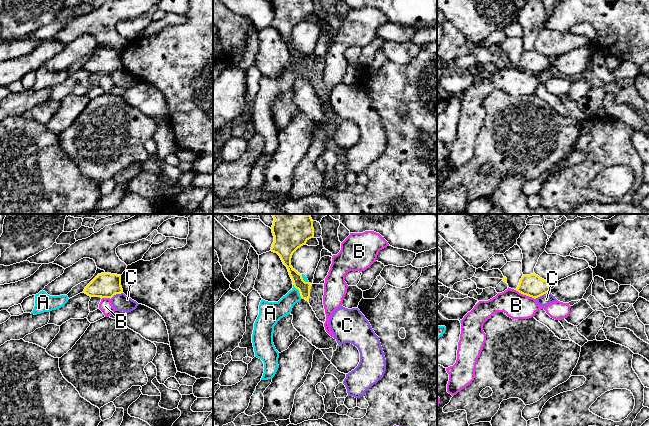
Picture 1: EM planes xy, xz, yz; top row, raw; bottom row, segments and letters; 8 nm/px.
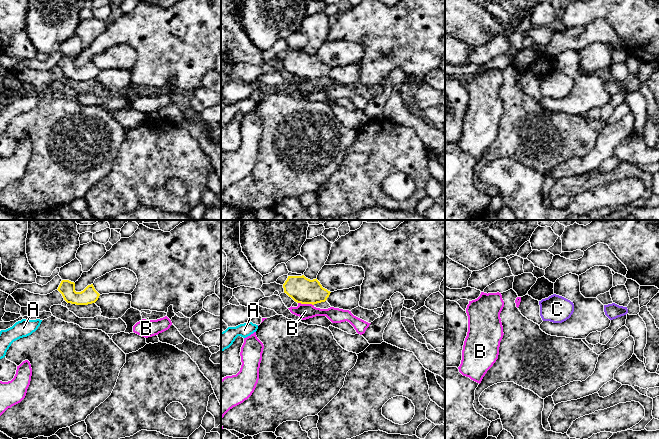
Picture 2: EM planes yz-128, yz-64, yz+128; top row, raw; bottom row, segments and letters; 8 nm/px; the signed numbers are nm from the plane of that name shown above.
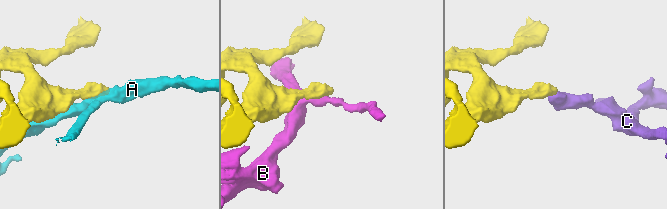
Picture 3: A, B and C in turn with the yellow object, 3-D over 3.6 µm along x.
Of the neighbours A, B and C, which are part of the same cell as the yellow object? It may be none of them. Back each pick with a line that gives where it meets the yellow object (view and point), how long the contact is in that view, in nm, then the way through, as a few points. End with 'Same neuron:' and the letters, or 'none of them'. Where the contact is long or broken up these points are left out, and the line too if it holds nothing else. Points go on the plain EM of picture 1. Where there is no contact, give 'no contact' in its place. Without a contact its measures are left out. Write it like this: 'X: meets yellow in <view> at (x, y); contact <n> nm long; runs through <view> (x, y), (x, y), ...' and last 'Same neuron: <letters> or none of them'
Same neuron: none of them

